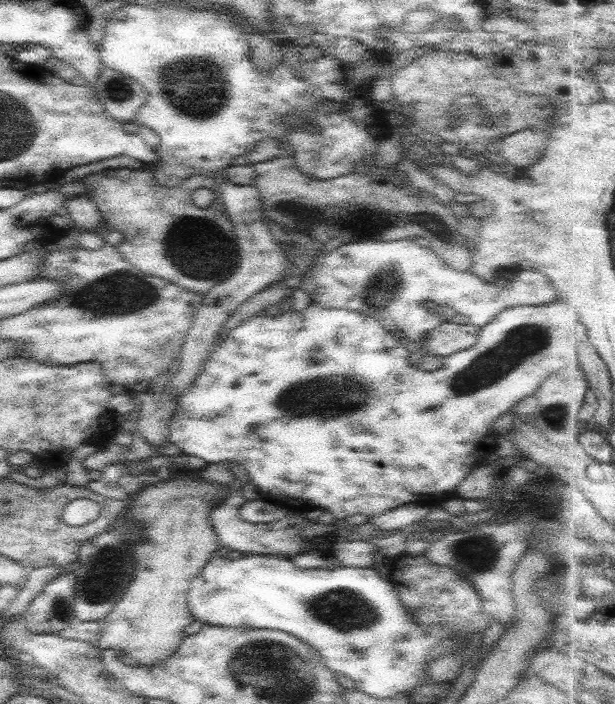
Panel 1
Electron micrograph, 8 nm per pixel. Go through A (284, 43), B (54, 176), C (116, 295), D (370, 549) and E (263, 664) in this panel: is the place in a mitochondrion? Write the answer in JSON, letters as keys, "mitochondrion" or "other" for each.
{"A":"other","B":"other","C":"mitochondrion","D":"other","E":"mitochondrion"}

